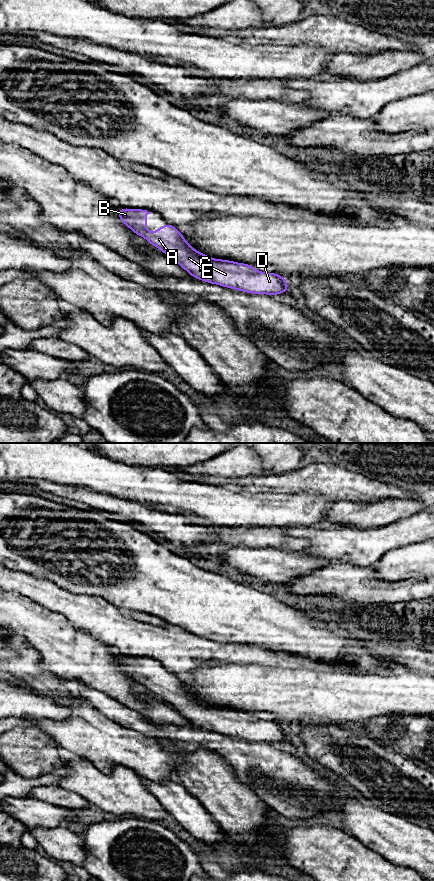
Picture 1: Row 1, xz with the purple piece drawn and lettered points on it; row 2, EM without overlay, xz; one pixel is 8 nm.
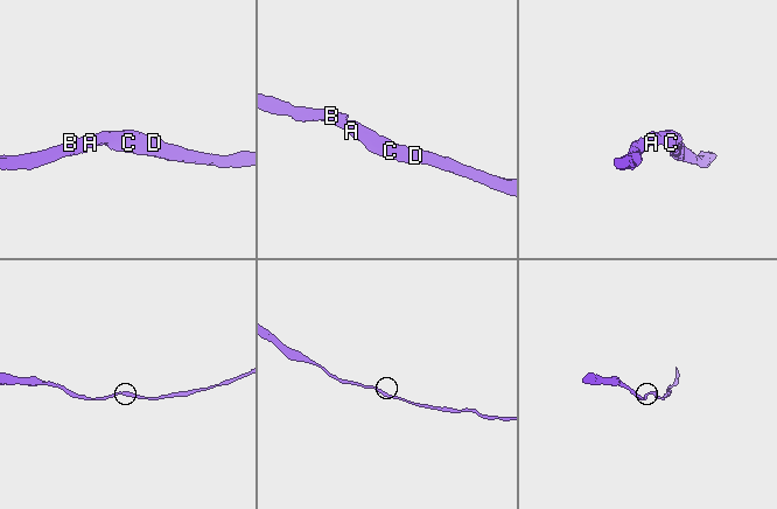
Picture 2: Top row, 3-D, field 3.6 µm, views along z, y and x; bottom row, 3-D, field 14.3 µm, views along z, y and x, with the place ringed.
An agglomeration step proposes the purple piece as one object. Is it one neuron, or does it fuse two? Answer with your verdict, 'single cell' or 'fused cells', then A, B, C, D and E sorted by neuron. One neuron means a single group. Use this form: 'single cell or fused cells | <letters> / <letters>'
single cell | A B C D E

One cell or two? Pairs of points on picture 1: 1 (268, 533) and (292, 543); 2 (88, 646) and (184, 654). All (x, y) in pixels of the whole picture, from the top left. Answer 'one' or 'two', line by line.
1: one
2: two

